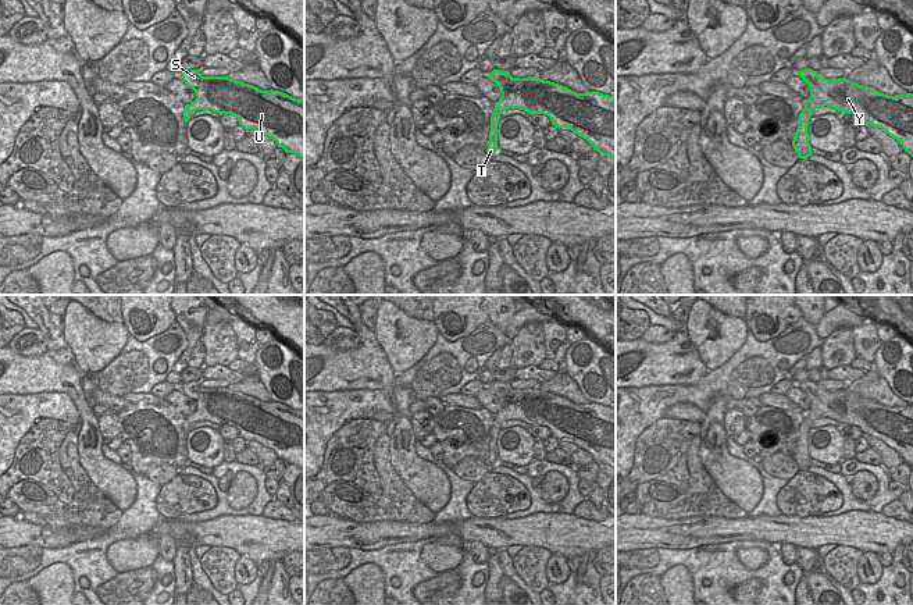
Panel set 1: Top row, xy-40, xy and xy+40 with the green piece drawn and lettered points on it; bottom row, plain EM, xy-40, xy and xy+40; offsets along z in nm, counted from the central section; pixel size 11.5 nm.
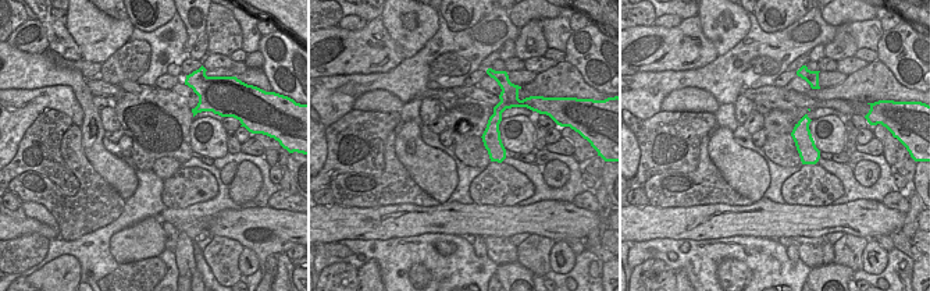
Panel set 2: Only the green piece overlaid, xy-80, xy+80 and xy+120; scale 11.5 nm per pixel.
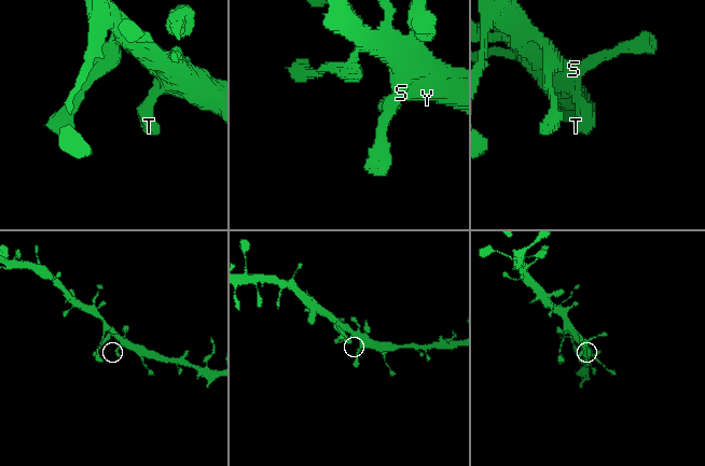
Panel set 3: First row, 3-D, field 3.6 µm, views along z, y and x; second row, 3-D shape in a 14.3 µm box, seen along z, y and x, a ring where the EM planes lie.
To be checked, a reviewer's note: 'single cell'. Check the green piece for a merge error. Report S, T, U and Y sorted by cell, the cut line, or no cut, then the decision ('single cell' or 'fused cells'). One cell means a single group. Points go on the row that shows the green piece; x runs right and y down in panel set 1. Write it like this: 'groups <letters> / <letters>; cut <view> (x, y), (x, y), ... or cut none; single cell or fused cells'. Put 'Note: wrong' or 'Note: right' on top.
Note: right
groups S T U Y; cut none; single cell

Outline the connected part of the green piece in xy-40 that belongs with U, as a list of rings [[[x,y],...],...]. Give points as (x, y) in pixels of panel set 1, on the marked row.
[[[201,68],[182,71],[182,81],[196,92],[196,99],[185,106],[183,120],[188,122],[196,110],[235,115],[246,129],[257,129],[272,138],[278,147],[304,159],[304,99],[295,99],[279,90],[261,90],[242,81],[227,76],[203,76]]]

